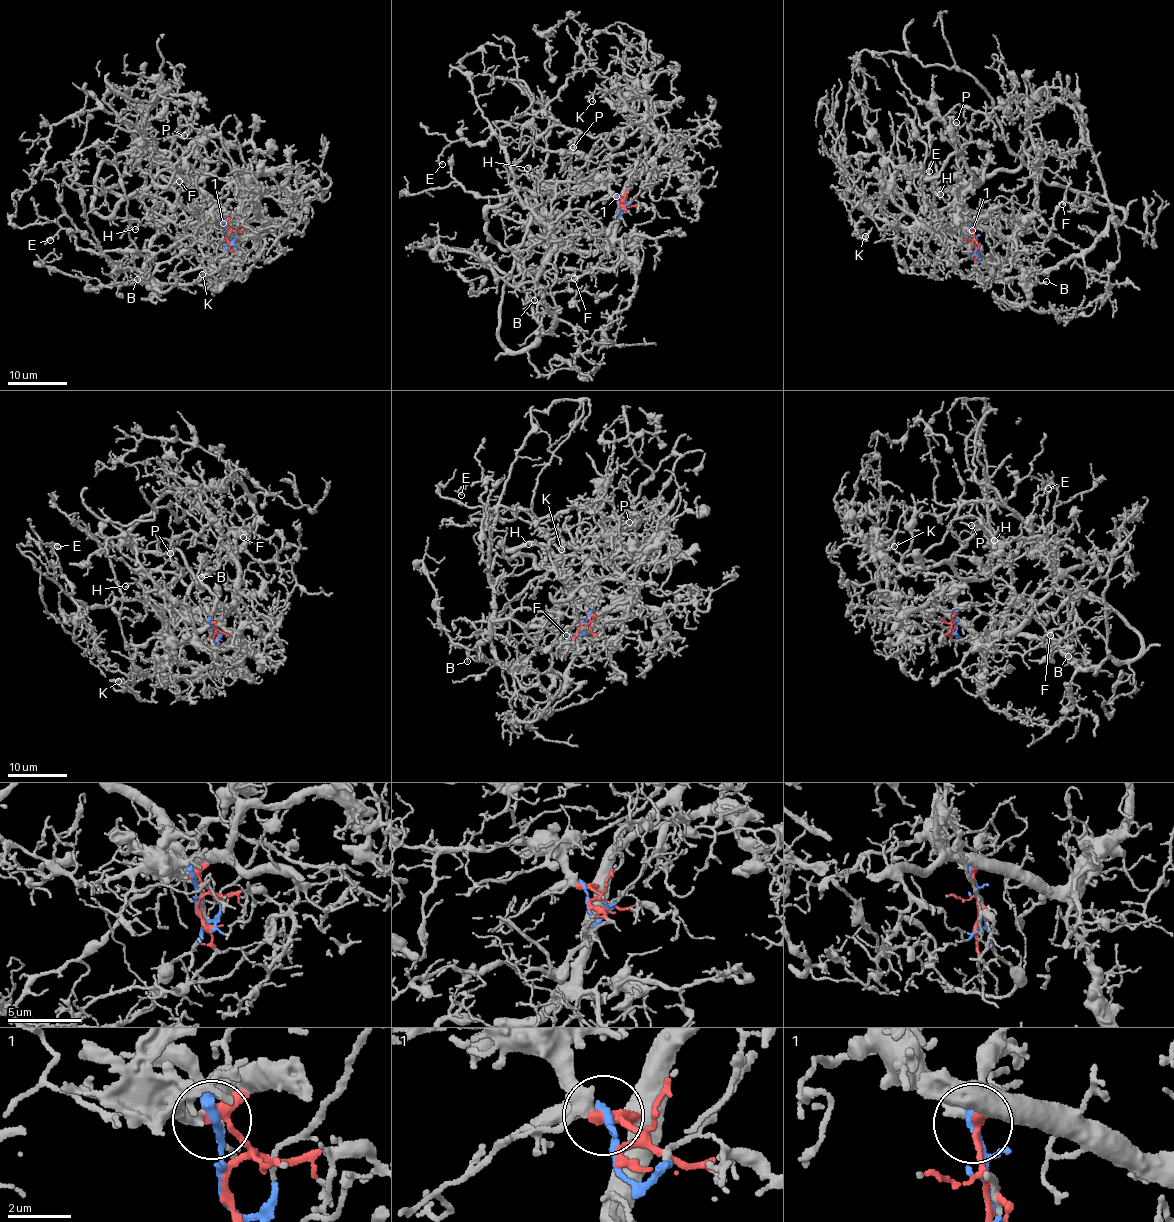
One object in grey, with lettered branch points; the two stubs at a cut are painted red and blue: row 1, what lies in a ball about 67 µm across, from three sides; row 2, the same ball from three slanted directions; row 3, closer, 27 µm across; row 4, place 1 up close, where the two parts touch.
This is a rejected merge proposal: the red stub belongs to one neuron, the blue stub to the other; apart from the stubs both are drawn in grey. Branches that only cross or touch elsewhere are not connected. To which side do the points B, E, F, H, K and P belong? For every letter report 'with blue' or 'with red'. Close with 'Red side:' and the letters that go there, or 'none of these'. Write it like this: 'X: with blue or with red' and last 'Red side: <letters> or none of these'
B: with blue
E: with blue
F: with red
H: with red
K: with red
P: with red
Red side: F, H, K, P

